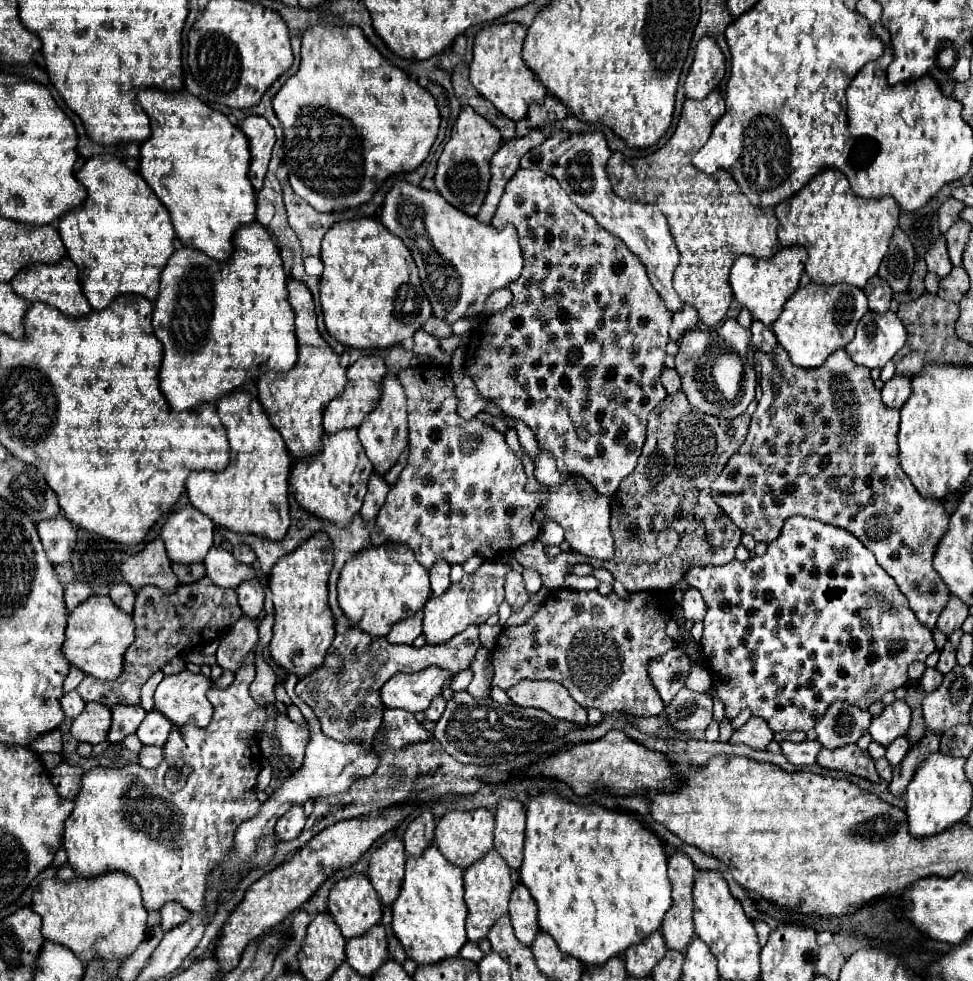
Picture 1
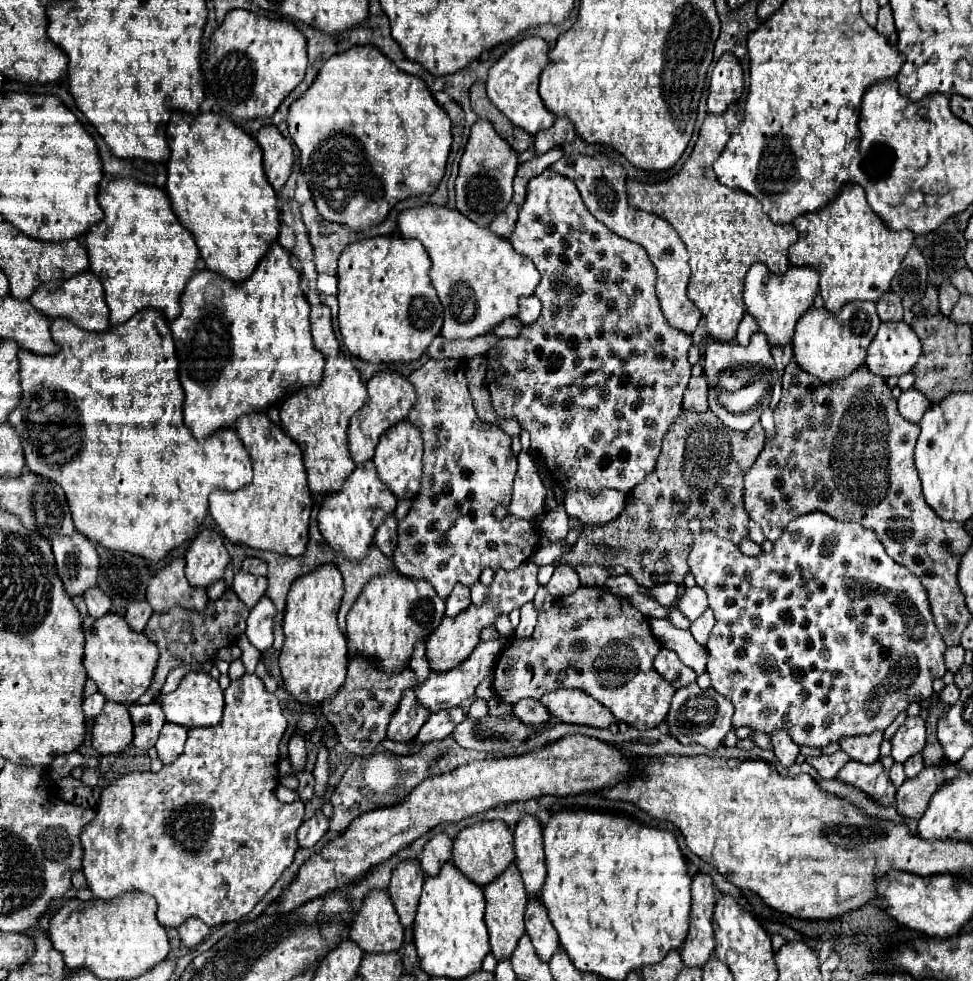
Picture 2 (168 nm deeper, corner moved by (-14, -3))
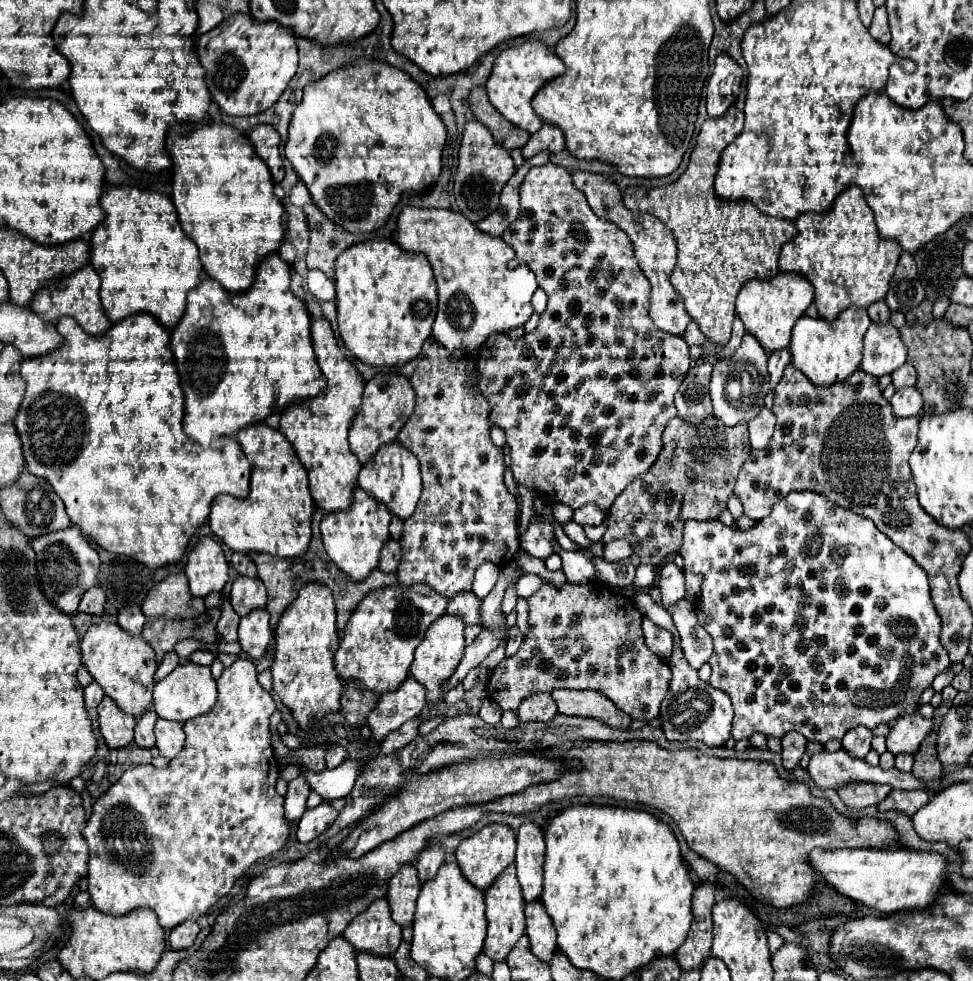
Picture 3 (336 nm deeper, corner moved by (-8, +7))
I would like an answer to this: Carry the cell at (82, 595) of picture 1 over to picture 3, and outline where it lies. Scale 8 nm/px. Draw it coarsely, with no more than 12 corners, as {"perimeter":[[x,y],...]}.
{"perimeter":[[94,586],[80,600],[80,612],[102,616],[104,590]]}

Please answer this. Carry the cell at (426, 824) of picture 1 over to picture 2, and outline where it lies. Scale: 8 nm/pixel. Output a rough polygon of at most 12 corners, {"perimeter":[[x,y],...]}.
{"perimeter":[[444,832],[426,842],[420,866],[438,874],[452,858],[452,838]]}

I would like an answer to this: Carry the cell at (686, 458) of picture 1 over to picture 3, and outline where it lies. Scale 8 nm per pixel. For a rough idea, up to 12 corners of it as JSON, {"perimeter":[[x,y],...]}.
{"perimeter":[[668,422],[652,470],[610,508],[604,544],[678,554],[686,520],[726,510],[746,422]]}

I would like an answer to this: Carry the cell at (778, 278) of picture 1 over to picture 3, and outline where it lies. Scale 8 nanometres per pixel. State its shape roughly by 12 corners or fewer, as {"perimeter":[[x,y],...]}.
{"perimeter":[[780,272],[746,282],[736,316],[770,354],[790,344],[814,286]]}

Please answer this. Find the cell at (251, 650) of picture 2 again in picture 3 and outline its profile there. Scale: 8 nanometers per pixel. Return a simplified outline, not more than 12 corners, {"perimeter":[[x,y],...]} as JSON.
{"perimeter":[[238,576],[230,602],[238,616],[266,608],[262,580]]}

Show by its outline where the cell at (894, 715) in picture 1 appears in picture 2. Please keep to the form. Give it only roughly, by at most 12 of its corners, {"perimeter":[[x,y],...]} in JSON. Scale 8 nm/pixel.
{"perimeter":[[908,716],[890,742],[900,764],[926,744],[924,720]]}

